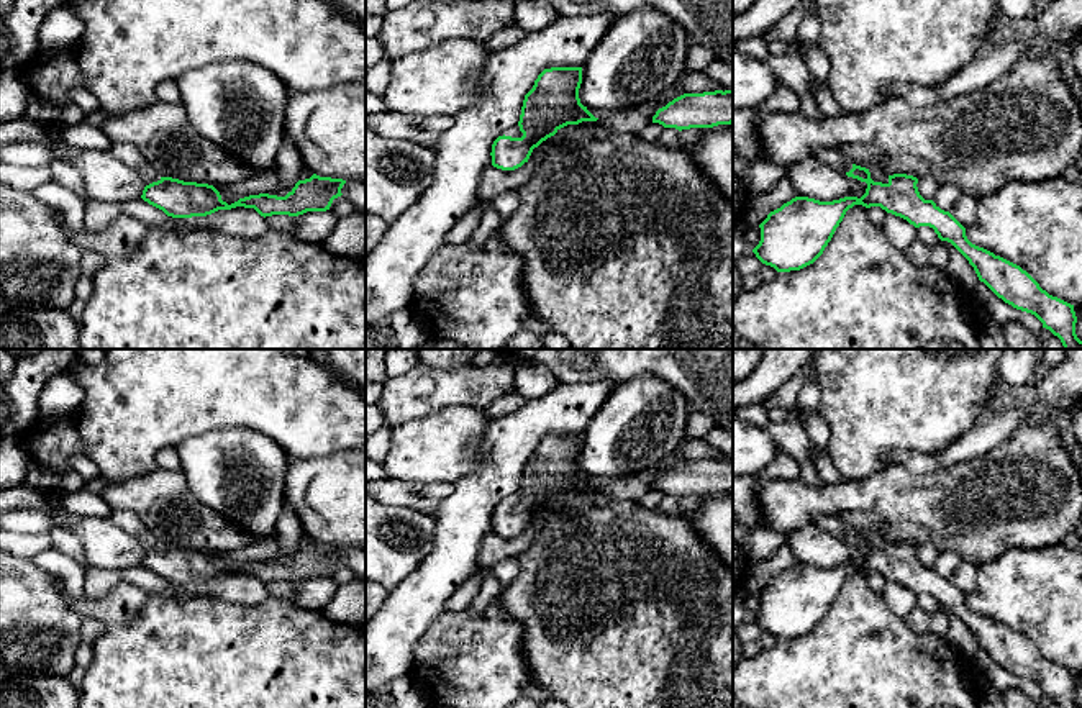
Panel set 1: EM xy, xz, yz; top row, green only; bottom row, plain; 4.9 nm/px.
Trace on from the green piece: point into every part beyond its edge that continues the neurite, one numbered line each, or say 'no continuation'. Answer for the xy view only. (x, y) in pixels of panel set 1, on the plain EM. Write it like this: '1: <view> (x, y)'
1: xy (128, 521)

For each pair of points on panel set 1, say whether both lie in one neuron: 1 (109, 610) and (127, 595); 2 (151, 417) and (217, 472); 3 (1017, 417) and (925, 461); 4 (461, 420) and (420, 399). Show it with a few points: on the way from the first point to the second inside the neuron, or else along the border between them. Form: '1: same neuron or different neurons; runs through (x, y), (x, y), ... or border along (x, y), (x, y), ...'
1: same neuron; runs through (113, 607), (122, 600)
2: different neurons; border along (218, 426), (187, 436), (172, 448)
3: same neuron; runs through (994, 430), (948, 458)
4: different neurons; border along (481, 410), (445, 407), (405, 423)

